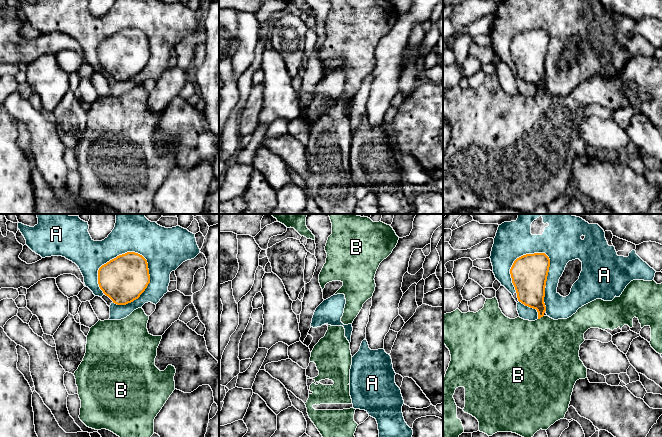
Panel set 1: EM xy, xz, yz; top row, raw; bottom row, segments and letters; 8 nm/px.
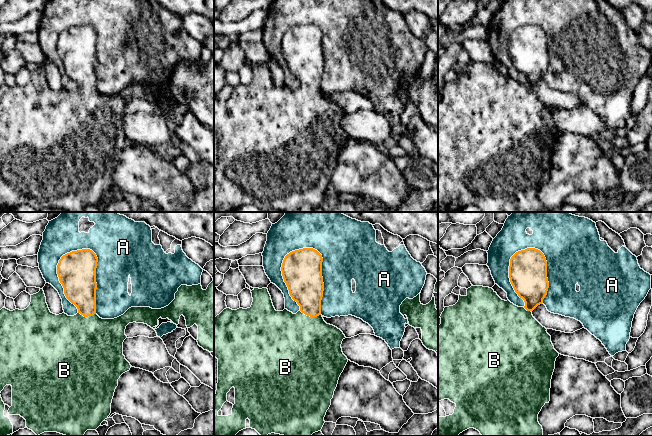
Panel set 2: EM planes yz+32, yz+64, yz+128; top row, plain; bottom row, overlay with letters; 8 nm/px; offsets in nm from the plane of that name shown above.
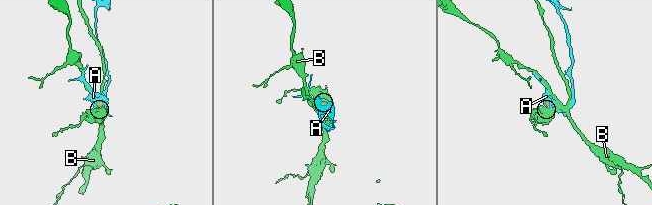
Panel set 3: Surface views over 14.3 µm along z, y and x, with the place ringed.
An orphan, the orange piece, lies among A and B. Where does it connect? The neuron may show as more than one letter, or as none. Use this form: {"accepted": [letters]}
{"accepted": ["B"]}

